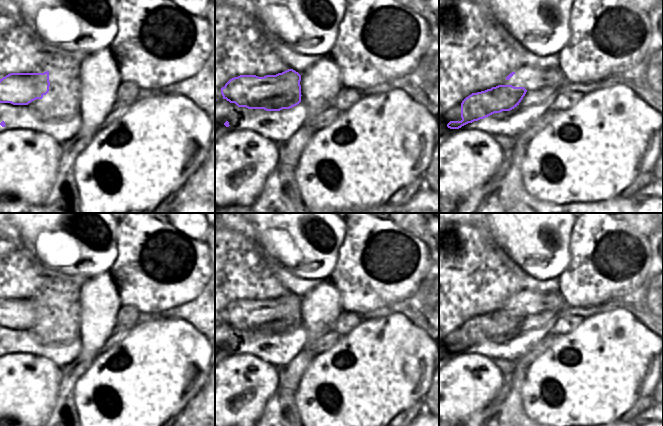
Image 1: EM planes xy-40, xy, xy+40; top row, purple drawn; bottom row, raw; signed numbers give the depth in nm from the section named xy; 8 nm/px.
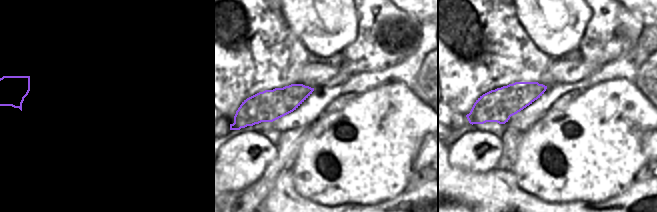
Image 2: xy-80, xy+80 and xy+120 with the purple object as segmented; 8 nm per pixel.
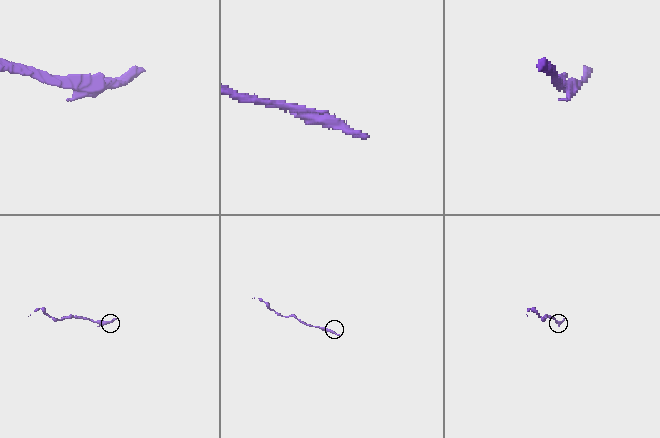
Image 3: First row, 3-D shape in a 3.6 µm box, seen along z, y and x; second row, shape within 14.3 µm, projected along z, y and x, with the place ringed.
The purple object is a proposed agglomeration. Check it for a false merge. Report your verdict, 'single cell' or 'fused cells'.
fused cells

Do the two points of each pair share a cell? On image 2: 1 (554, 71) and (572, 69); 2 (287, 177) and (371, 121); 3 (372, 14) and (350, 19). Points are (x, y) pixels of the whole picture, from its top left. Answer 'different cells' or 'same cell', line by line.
1: same cell
2: different cells
3: different cells

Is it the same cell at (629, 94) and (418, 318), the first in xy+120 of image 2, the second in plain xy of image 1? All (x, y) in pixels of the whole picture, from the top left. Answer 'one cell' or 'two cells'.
two cells

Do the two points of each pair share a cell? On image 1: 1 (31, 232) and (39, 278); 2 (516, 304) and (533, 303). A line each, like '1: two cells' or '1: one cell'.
1: two cells
2: one cell

